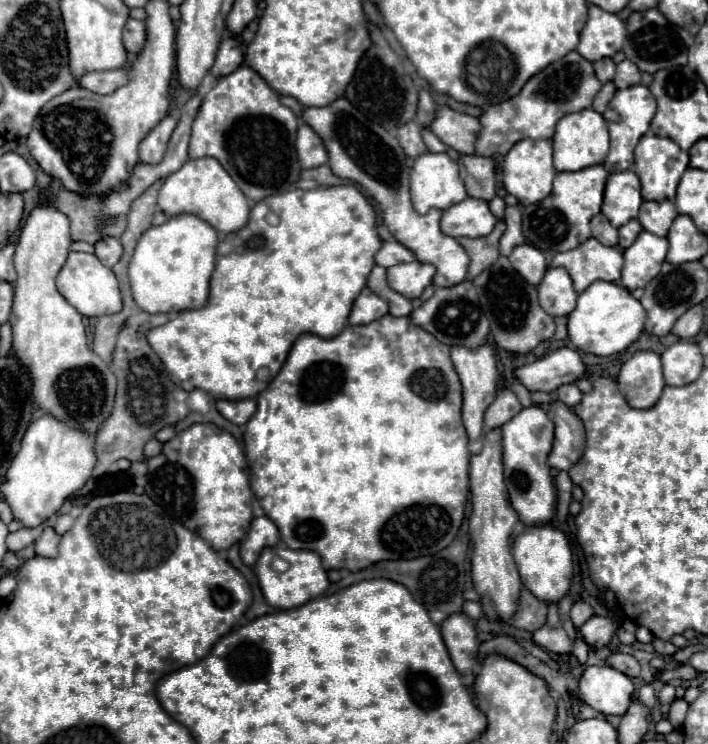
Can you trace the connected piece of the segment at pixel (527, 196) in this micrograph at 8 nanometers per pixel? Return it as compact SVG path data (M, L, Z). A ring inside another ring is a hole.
M520 140L504 158L504 188L508 194L516 196L520 204L532 204L544 200L552 192L552 178L556 170L552 166L552 142L550 140Z

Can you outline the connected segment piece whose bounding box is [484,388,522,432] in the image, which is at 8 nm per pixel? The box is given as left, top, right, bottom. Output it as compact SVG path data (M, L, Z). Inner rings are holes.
M504 388L500 390L500 394L496 396L496 400L492 402L492 406L486 410L486 418L484 418L484 430L490 432L494 428L500 428L502 424L506 424L508 420L512 420L518 412L522 410L518 398L514 396L512 390Z

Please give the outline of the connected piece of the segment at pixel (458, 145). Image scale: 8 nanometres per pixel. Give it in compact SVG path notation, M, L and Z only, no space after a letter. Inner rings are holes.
M444 106L438 110L430 130L458 154L474 154L474 142L480 134L480 122L474 116L454 112L452 108Z

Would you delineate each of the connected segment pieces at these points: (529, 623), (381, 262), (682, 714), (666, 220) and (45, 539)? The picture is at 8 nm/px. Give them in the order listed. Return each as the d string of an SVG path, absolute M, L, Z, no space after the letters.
M522 588L522 596L520 596L520 610L516 612L516 616L510 620L510 624L514 628L520 630L528 630L534 632L536 628L540 628L546 620L546 606L544 602L540 602L538 598L532 598L532 594L528 594L528 590Z
M396 240L382 242L382 248L376 252L376 264L384 268L400 264L400 262L412 262L412 260L416 260L416 256Z
M676 699L670 706L670 712L668 712L668 720L674 728L682 728L688 711L689 704L686 704L684 699Z
M662 200L662 202L642 202L638 220L644 226L644 230L656 234L656 236L666 236L670 224L678 216L674 202Z
M44 528L42 536L34 542L36 554L40 554L40 556L48 556L48 558L54 558L54 556L56 556L58 542L60 542L60 536L54 532L54 528Z

